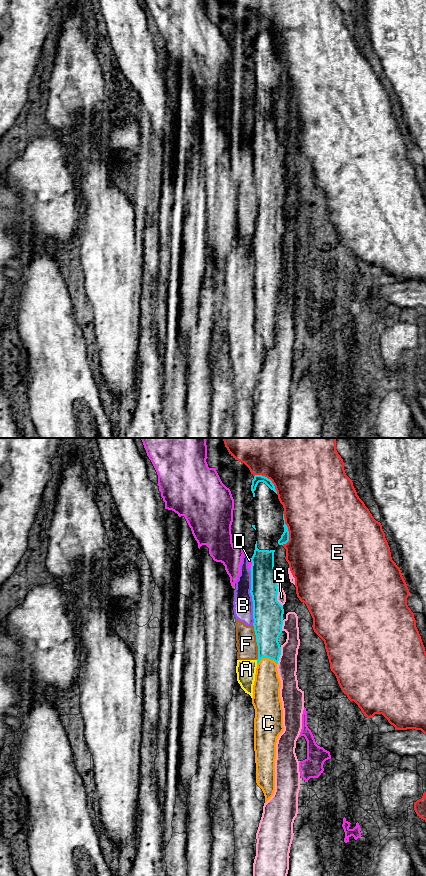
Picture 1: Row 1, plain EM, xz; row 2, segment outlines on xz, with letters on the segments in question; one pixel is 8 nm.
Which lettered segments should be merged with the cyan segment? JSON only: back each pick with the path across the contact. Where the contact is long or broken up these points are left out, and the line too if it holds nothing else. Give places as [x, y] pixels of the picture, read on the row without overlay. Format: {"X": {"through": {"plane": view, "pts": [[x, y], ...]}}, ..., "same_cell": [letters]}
{"C": {"through": {"plane": "xz", "pts": [[268, 178], [266, 209], [267, 236]]}}, "same_cell": ["C"]}

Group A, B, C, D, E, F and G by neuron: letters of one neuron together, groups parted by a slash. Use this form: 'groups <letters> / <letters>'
groups A B F / C / D / E / G

